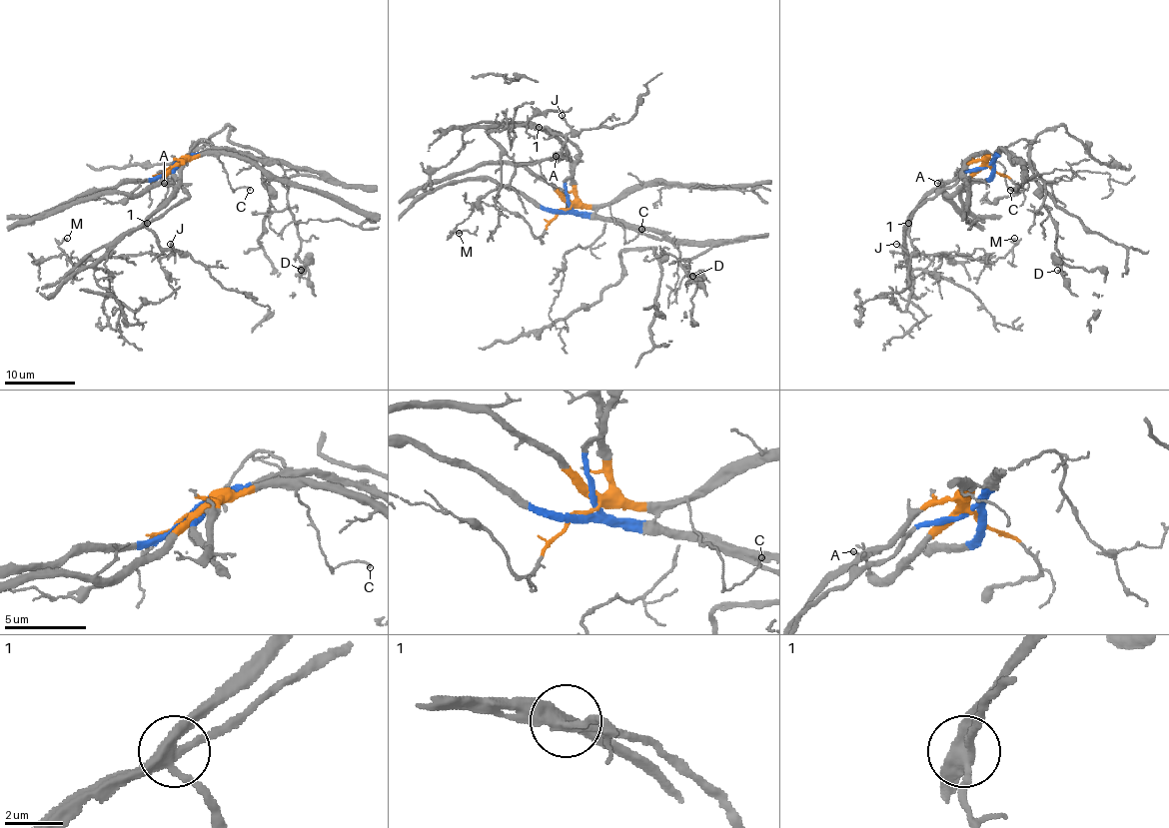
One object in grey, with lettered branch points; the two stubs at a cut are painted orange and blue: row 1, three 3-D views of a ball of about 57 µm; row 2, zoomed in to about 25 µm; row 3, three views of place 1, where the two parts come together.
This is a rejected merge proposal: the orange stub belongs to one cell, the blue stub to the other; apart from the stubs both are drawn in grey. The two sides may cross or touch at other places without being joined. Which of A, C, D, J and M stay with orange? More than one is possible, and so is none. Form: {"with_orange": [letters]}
{"with_orange": ["A", "C", "J", "M"]}

